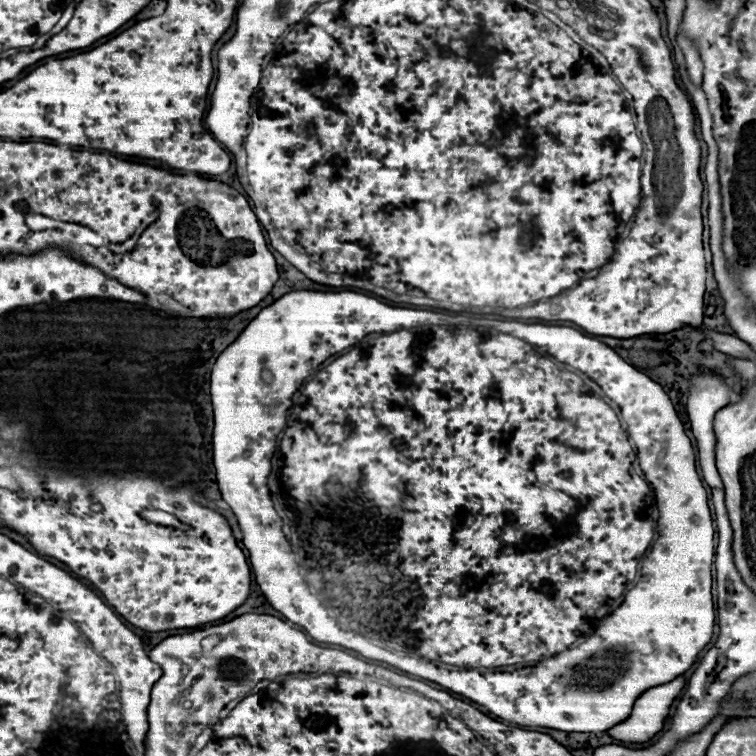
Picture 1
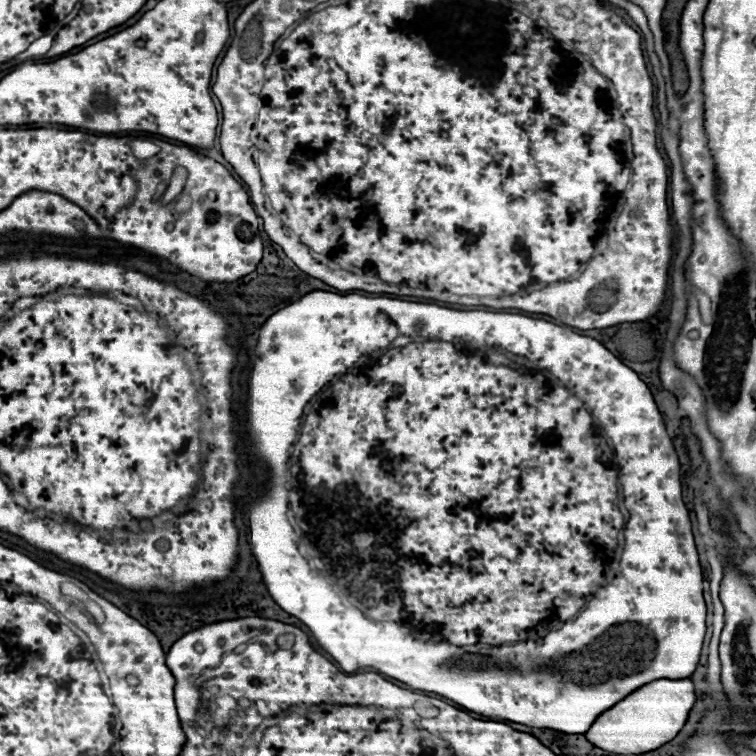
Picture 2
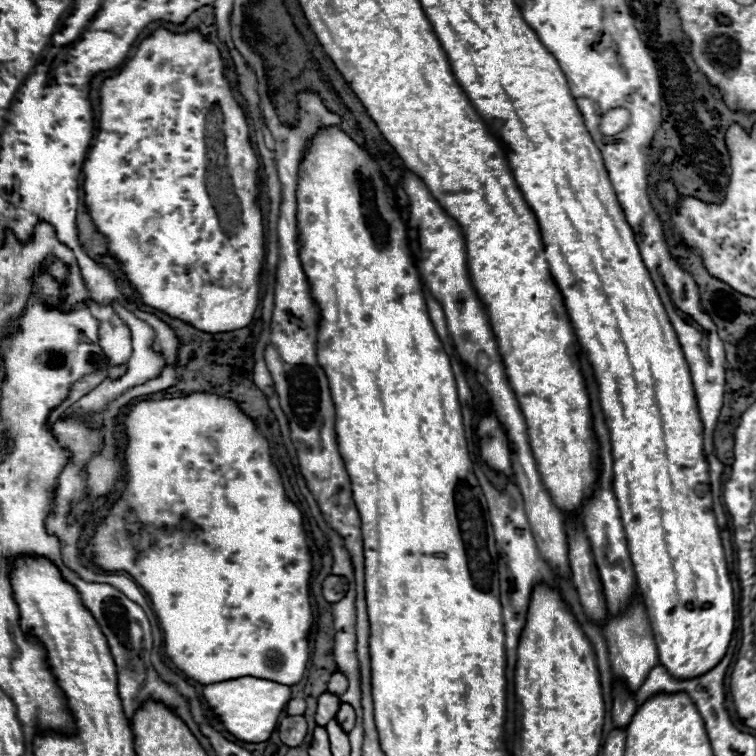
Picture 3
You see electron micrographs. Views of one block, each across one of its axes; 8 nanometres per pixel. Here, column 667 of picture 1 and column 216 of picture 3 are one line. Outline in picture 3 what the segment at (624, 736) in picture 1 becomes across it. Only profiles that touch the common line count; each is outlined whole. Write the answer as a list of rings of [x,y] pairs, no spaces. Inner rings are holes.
[[[236,678],[220,684],[204,686],[202,696],[210,706],[210,712],[222,722],[222,726],[246,744],[258,744],[270,740],[278,726],[278,718],[290,700],[290,688],[262,678]]]

